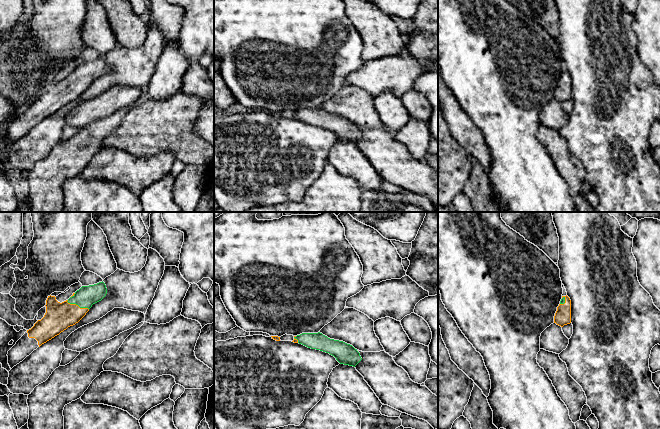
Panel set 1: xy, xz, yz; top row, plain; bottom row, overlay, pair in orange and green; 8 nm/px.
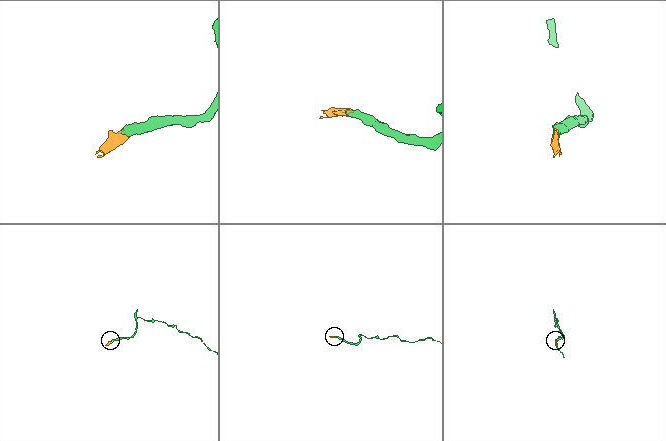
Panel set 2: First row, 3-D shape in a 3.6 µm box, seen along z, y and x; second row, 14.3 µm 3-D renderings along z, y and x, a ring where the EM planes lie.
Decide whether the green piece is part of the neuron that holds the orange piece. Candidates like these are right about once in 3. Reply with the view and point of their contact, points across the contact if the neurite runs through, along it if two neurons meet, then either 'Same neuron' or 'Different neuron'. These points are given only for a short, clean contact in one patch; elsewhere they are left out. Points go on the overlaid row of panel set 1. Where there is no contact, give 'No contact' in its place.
Touches orange at xy (77, 305). Path across: xy (59, 316), (70, 312), (77, 305), (86, 296). Same neuron

